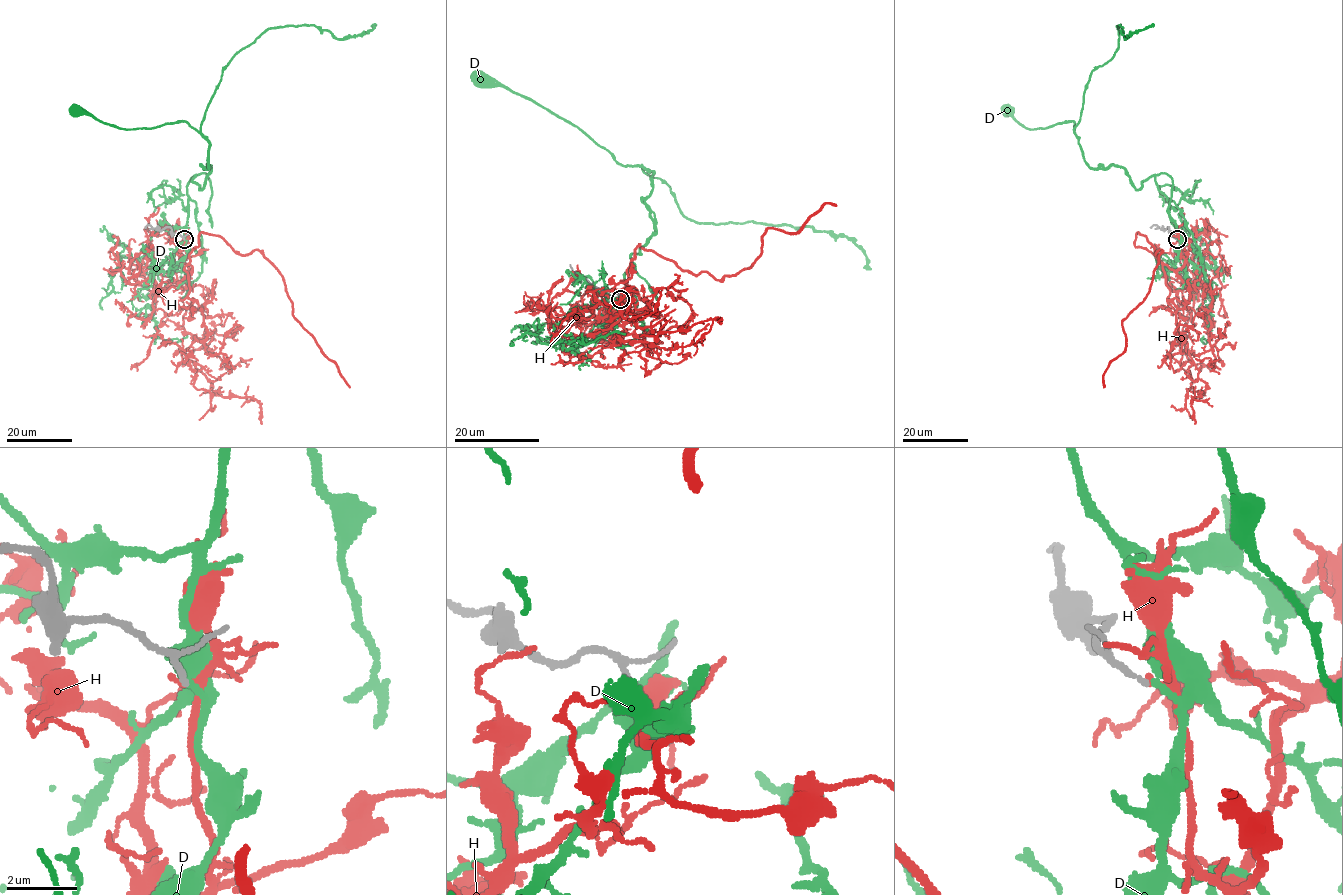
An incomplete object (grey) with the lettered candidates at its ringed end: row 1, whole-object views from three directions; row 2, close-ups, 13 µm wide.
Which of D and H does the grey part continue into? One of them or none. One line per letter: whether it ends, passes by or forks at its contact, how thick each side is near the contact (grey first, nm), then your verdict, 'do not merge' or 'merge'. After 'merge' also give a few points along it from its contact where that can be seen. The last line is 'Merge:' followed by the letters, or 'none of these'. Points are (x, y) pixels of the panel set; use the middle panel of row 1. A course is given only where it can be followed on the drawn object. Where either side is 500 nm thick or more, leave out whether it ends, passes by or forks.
D: 150 nm thick on the grey side, 500 nm on the other; merge; it runs (620, 300), (634, 269), (630, 255), (655, 231), (645, 203), (652, 171), (620, 164), (580, 130), (478, 78)
H: it passes by; 160 nm thick on the grey side, 150 nm on the other; do not merge
Merge: D

